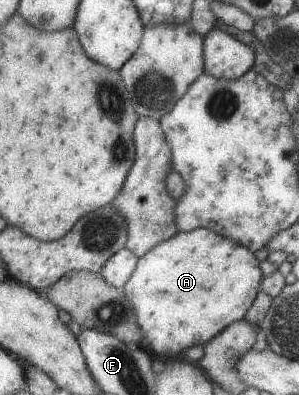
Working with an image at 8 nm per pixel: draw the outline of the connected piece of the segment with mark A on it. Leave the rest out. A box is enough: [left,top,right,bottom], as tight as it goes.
[123,228,263,358]

